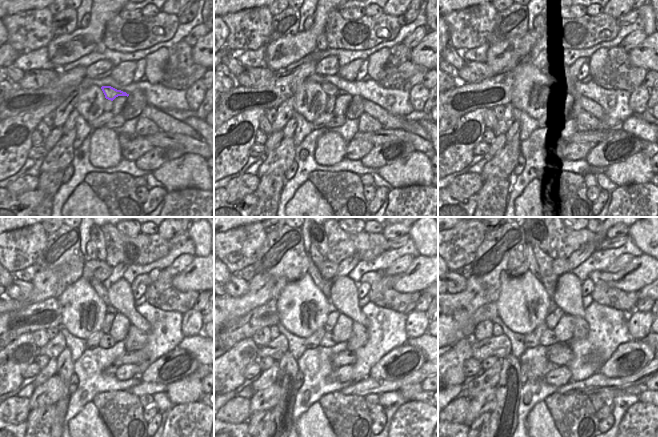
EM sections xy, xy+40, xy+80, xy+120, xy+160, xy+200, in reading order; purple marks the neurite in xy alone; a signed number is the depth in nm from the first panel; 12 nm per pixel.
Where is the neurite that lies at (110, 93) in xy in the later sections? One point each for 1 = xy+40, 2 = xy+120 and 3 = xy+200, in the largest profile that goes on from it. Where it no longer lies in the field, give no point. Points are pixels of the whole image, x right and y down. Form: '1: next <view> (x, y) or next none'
1: next xy+40 (331, 90)
2: next xy+120 (98, 286)
3: next xy+200 (532, 264)

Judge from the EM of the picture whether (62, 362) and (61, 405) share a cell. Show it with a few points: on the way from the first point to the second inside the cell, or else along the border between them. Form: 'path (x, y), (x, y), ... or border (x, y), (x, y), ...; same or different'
path (65, 373), (66, 394); same

